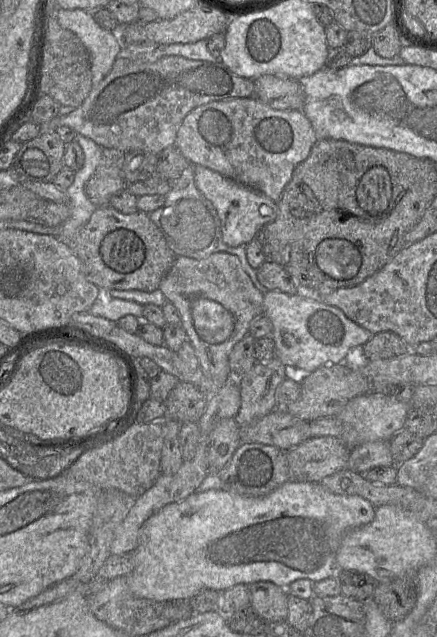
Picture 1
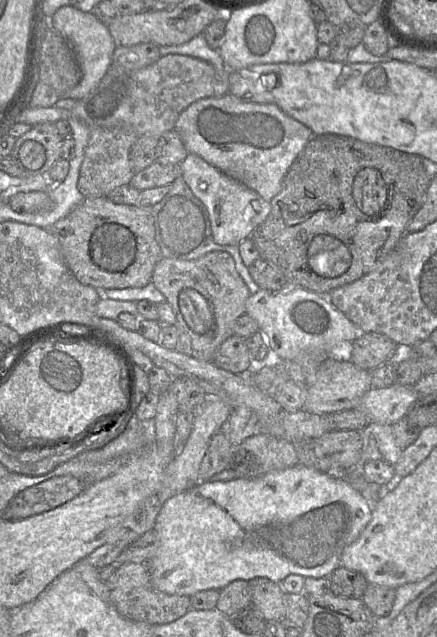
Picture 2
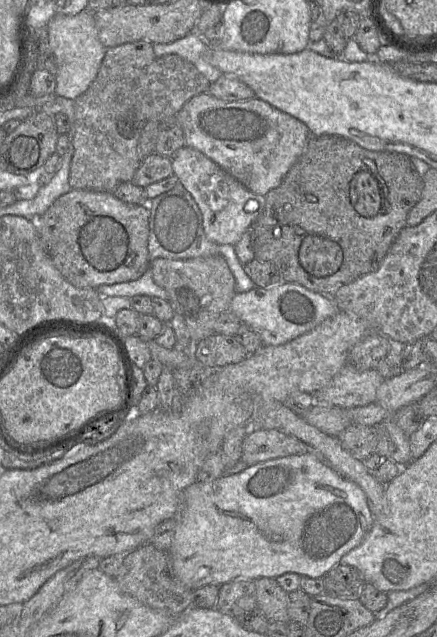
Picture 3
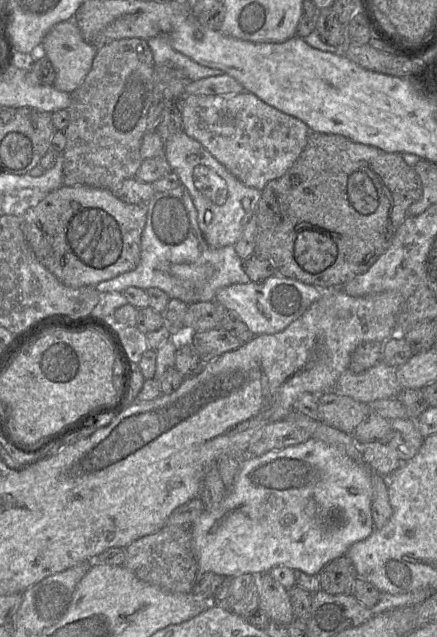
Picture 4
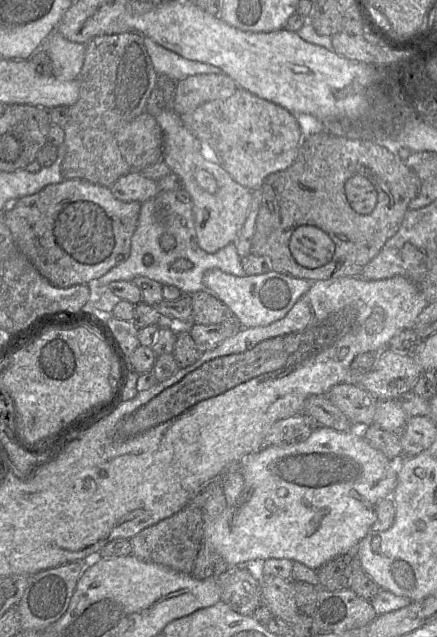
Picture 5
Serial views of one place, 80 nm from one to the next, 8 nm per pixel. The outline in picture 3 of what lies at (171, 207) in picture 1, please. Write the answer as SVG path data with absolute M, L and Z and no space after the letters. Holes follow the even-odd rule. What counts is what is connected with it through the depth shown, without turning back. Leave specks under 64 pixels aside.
M180 180L171 190L146 201L150 211L148 239L150 265L157 258L177 260L221 255L234 275L236 293L247 292L256 287L244 271L244 265L237 257L234 245L216 244L208 240L204 233L201 210Z

